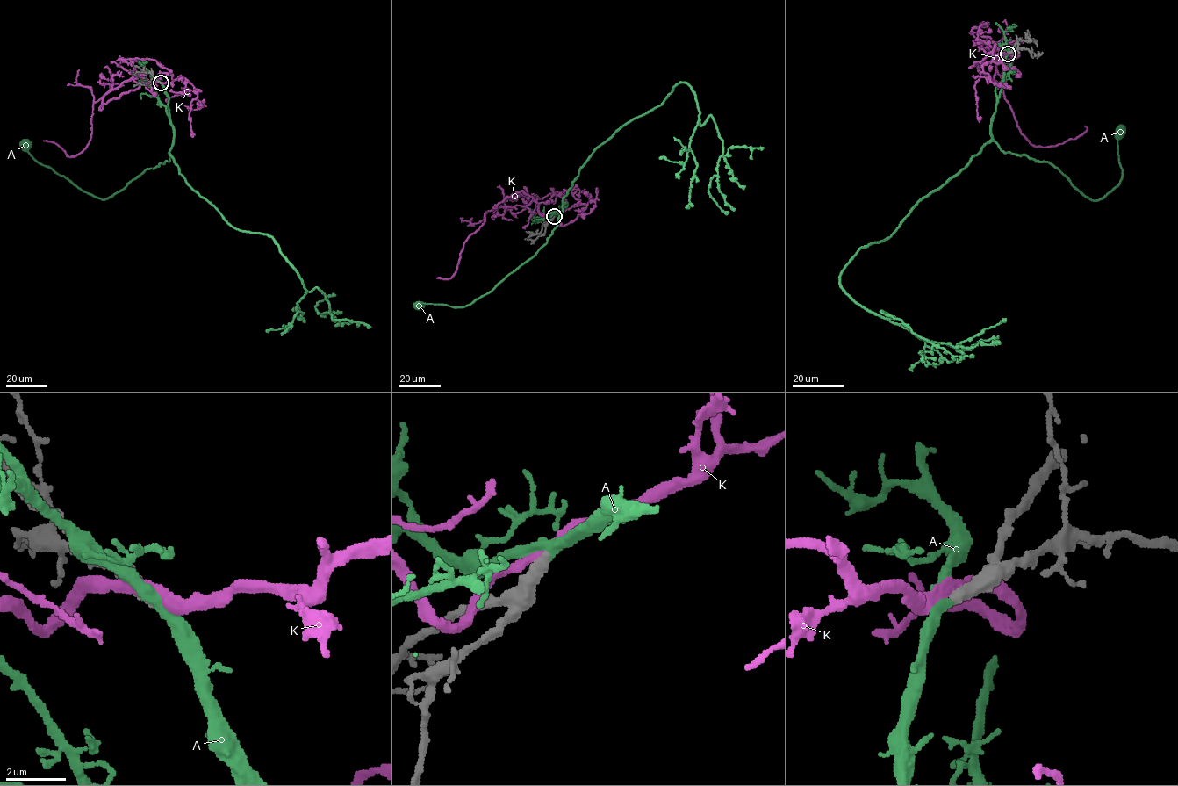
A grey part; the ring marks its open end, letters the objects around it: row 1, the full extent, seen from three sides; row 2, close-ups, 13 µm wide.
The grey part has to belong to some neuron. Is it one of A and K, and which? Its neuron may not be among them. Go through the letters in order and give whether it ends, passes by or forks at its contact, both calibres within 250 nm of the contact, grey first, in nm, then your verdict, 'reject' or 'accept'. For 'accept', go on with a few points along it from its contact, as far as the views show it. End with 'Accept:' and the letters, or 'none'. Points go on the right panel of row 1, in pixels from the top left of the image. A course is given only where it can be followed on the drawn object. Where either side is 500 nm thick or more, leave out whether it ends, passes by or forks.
A: it passes by; calibres 420 and 360 nm; accept; course (1008, 54), (991, 136), (1006, 153), (1047, 161), (1089, 198), (1101, 199), (1120, 182), (1120, 130)
K: it passes by; calibres 480 and 320 nm; reject
Accept: A

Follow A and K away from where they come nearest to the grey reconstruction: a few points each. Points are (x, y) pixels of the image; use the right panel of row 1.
A: (1008, 54), (991, 136), (1006, 153), (1047, 161), (1089, 198), (1101, 199), (1120, 182), (1120, 130)
K: (1008, 54), (1014, 54), (987, 55), (994, 49), (1004, 98), (1033, 146), (1063, 143), (1085, 126)

